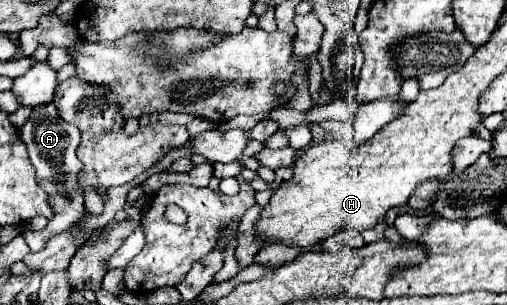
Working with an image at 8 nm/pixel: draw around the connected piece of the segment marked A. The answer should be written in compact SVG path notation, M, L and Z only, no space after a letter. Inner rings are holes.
M50 101L46 105L32 109L28 121L20 127L20 137L28 147L28 155L30 155L32 165L36 167L38 181L50 193L50 205L54 207L54 213L56 213L54 219L50 219L50 223L46 225L46 229L24 231L26 243L30 251L34 253L34 251L42 251L42 247L46 247L46 243L52 237L68 231L84 215L84 199L82 195L74 191L74 175L78 175L78 169L82 169L82 163L78 163L78 157L76 157L76 147L80 143L80 131L78 127L60 119L56 105Z

